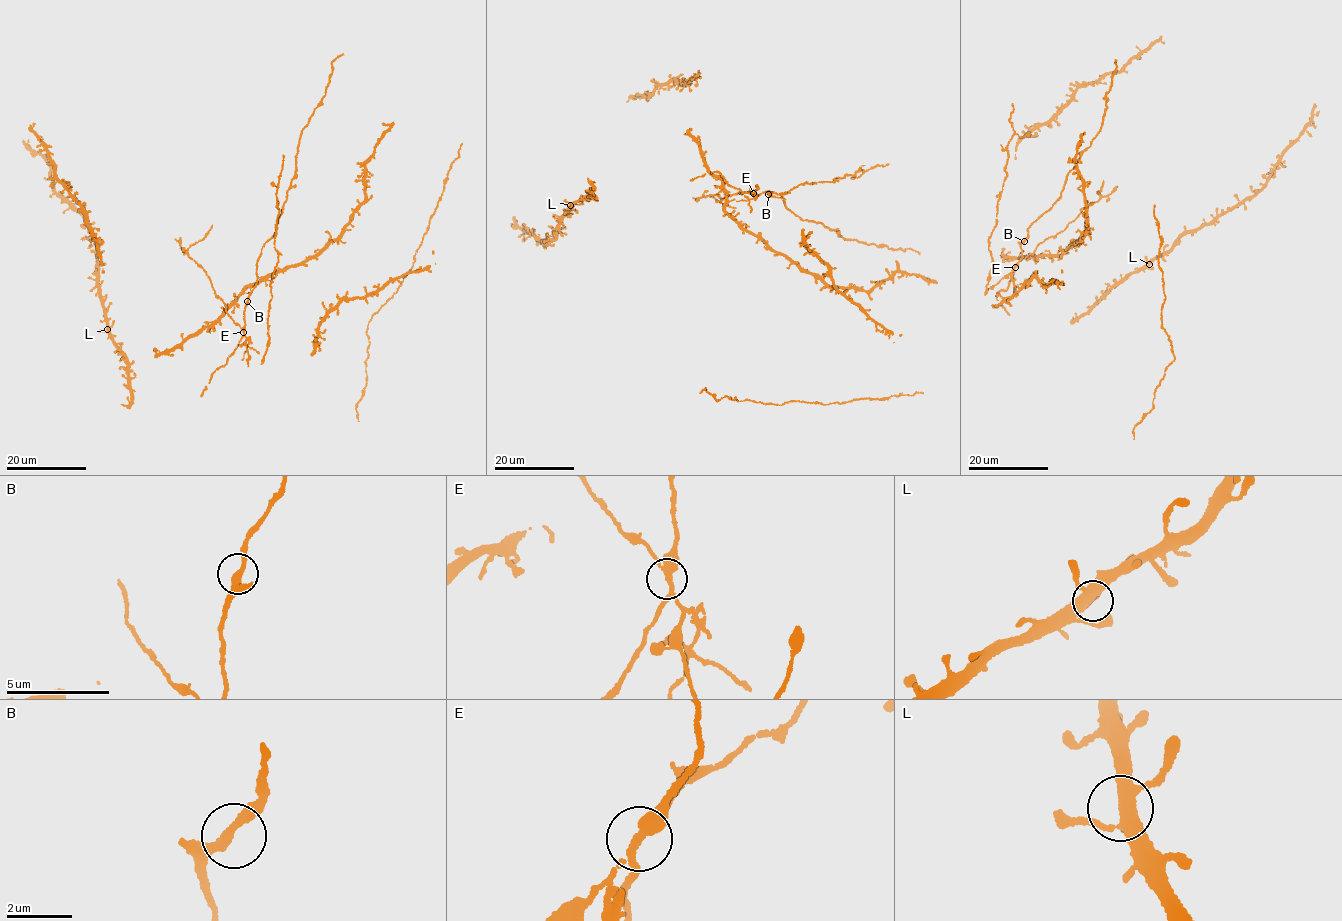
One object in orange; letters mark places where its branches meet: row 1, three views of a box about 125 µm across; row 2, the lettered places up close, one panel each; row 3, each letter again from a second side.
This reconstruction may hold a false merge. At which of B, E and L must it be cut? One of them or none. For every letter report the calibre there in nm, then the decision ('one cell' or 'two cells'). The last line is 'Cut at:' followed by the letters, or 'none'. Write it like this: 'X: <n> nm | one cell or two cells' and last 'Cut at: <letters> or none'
B: 280 nm | one cell
E: 280 nm | two cells
L: 400 nm | one cell
Cut at: E

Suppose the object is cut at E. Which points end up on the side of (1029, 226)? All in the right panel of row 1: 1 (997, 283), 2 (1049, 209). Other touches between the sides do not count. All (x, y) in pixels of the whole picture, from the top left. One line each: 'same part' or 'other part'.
1: other part
2: same part

